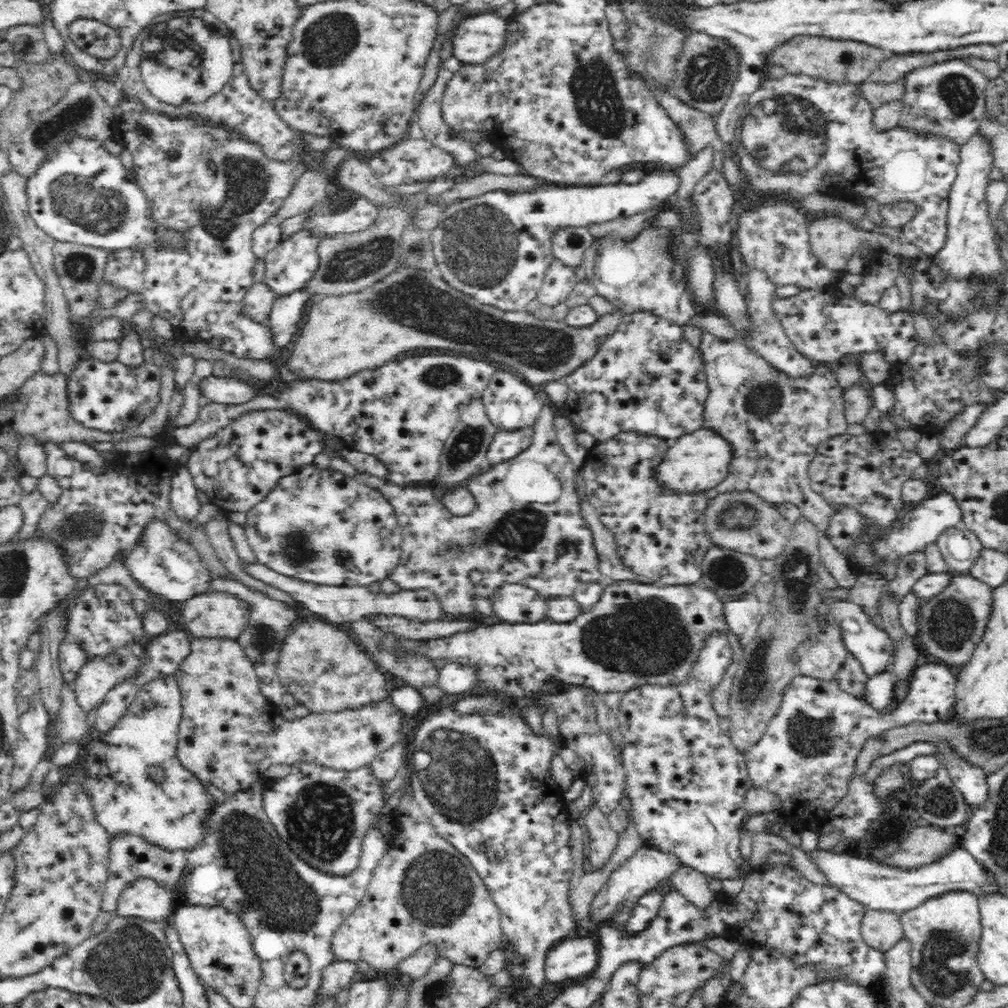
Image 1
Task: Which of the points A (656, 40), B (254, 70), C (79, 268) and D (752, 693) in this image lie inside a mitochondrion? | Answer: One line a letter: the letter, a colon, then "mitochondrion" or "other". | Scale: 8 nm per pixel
A: mitochondrion
B: other
C: mitochondrion
D: mitochondrion

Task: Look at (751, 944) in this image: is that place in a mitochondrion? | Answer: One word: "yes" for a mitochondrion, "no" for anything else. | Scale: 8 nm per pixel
no

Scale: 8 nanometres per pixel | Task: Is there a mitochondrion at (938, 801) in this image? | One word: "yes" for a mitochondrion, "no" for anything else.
yes

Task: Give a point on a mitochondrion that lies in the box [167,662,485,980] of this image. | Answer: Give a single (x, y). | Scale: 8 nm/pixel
(294, 905)

